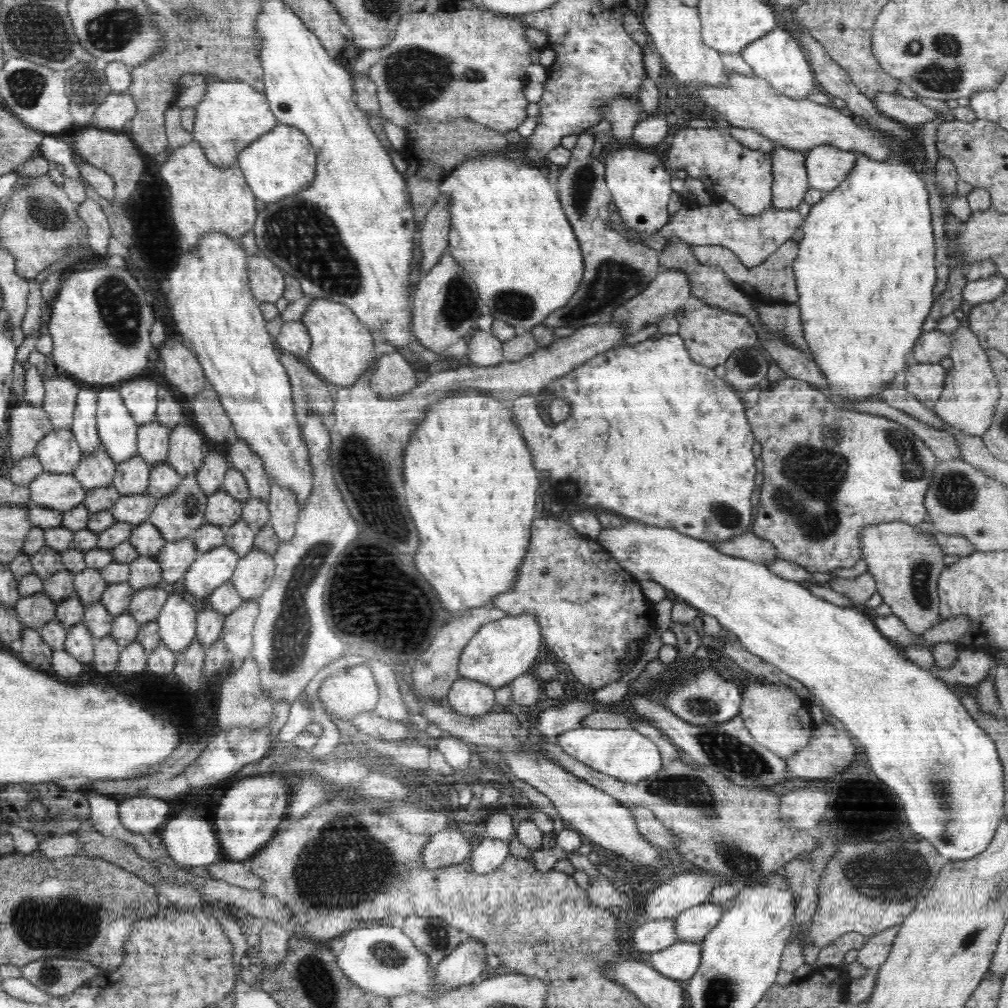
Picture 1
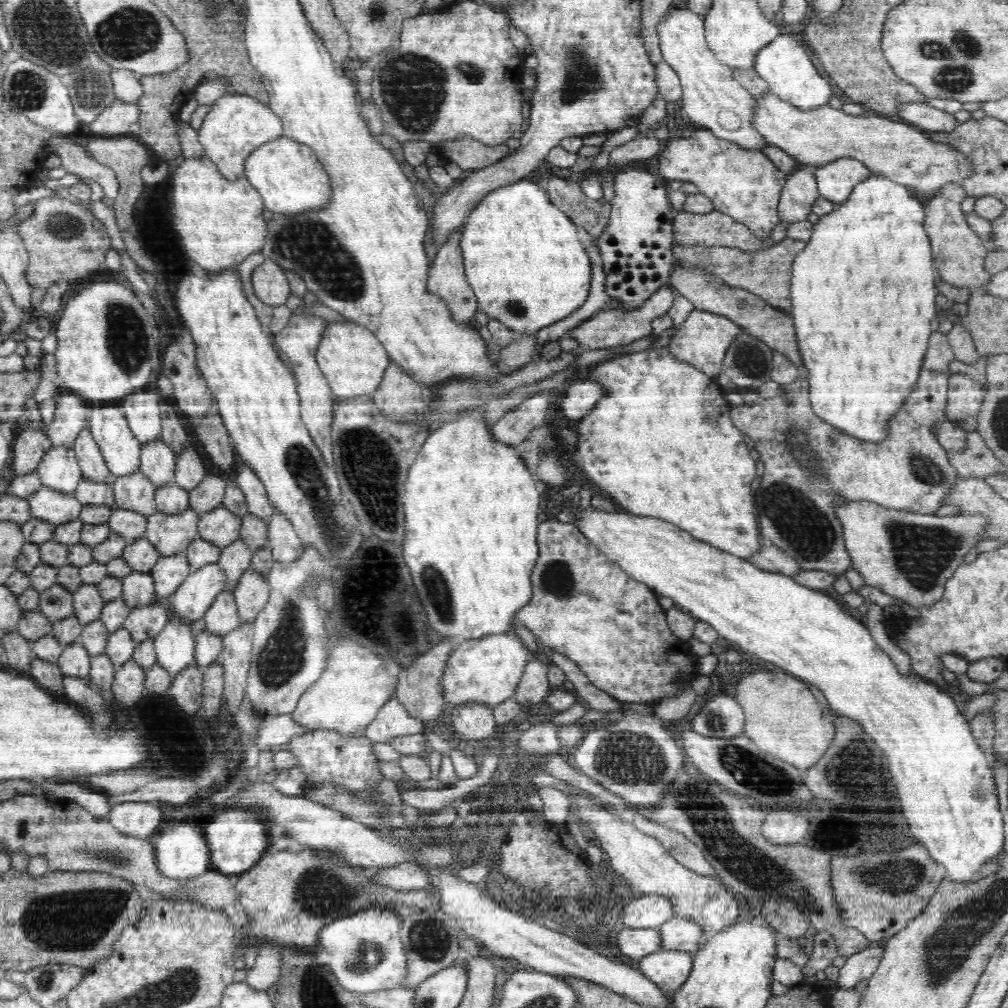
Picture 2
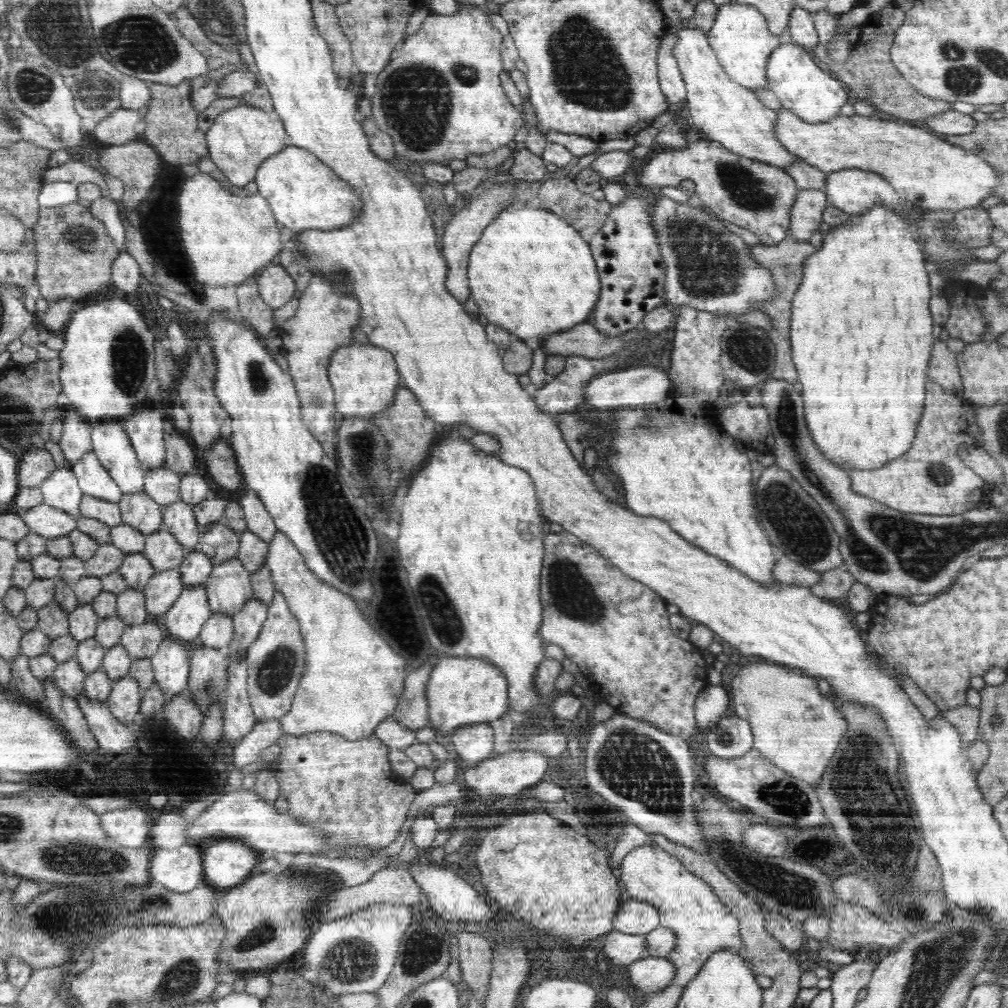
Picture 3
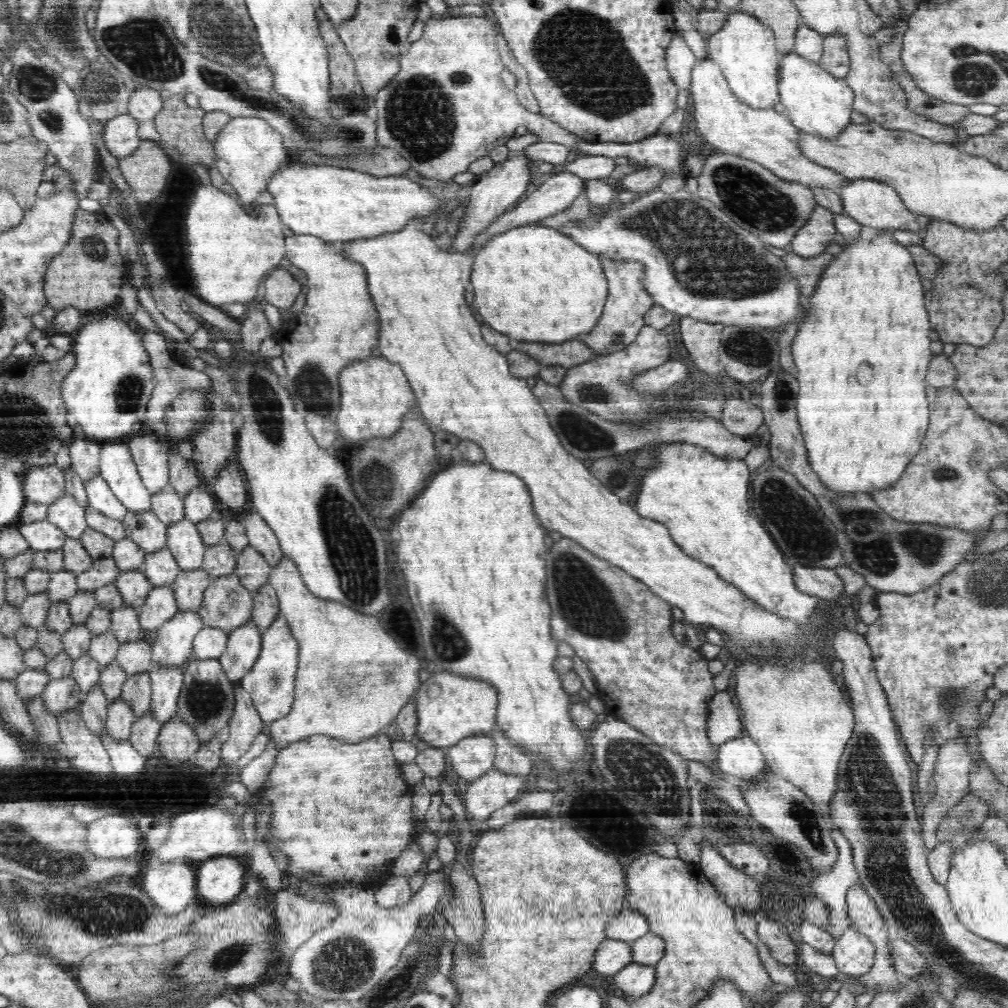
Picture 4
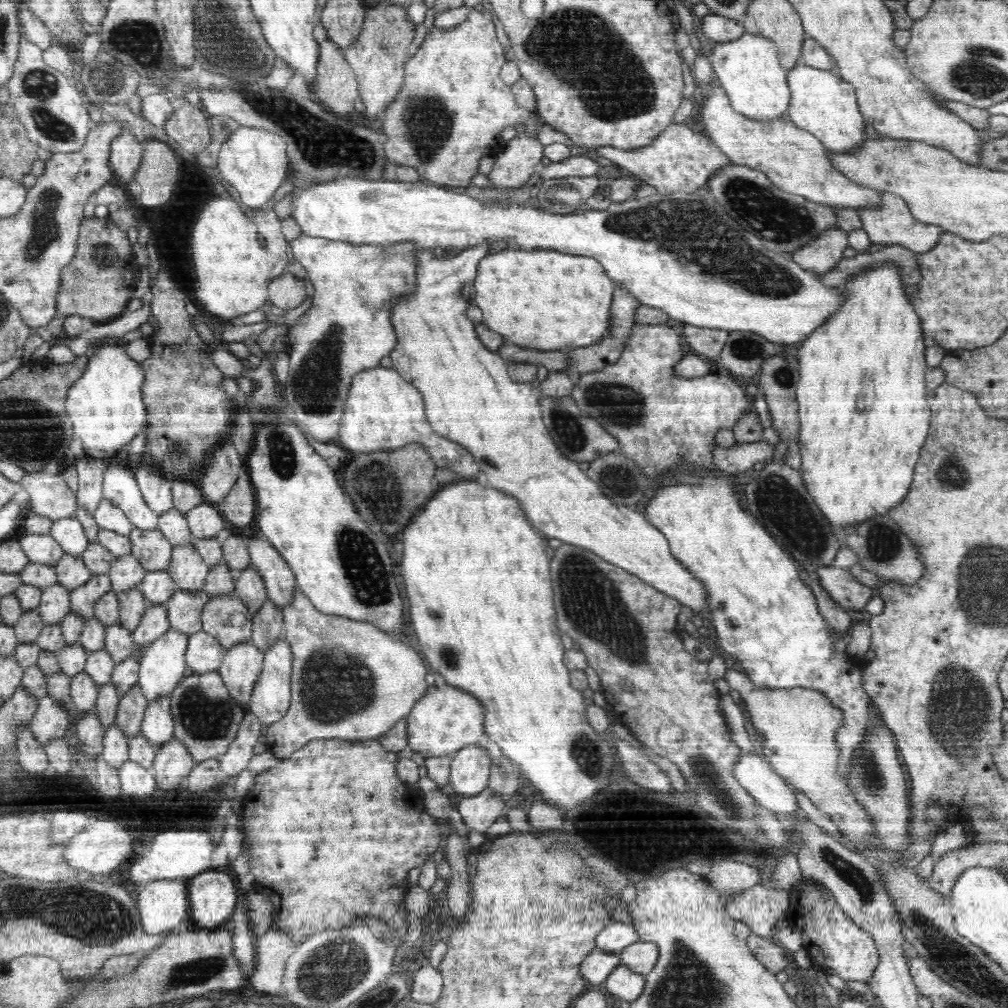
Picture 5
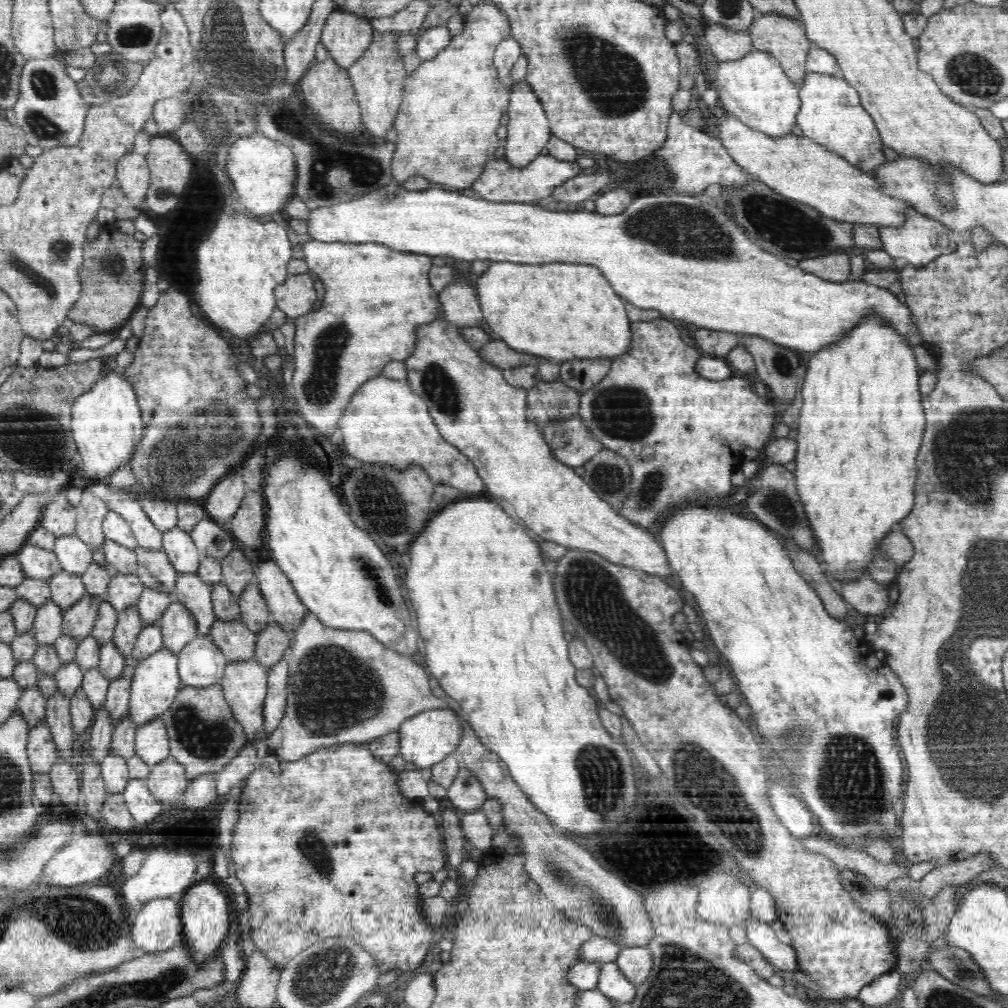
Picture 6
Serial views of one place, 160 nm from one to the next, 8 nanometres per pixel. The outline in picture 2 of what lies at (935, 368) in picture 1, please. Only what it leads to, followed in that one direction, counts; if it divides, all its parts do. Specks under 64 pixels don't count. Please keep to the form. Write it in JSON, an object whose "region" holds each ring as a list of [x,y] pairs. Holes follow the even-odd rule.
{"region":[[[922,368],[918,375],[918,388],[914,389],[914,396],[906,401],[906,408],[901,408],[890,421],[890,436],[882,439],[882,444],[862,444],[862,440],[850,440],[850,435],[842,436],[842,431],[822,424],[810,402],[810,383],[808,380],[795,380],[783,384],[783,393],[766,399],[759,397],[753,405],[734,406],[730,410],[730,420],[734,427],[743,434],[748,434],[755,442],[755,449],[760,452],[760,459],[764,464],[761,483],[755,497],[756,515],[760,534],[770,540],[773,546],[784,550],[804,570],[826,571],[830,574],[844,575],[852,566],[850,554],[847,552],[843,539],[843,526],[834,516],[834,496],[846,496],[845,500],[870,500],[881,504],[884,508],[934,514],[940,504],[944,505],[948,494],[953,490],[954,478],[958,478],[956,469],[948,464],[947,450],[937,438],[937,424],[948,421],[945,415],[948,403],[948,373],[932,371]],[[788,428],[797,428],[805,434],[805,448],[813,454],[819,464],[819,471],[804,467],[794,459],[792,449],[786,445]]]}

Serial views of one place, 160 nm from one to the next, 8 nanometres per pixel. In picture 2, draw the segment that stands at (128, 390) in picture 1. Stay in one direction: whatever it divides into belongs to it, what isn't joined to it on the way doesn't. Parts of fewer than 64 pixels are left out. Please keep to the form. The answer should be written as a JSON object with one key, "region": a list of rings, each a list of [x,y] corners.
{"region":[[[137,392],[122,399],[121,407],[128,419],[130,430],[141,446],[161,438],[160,406],[160,396],[154,392]]]}

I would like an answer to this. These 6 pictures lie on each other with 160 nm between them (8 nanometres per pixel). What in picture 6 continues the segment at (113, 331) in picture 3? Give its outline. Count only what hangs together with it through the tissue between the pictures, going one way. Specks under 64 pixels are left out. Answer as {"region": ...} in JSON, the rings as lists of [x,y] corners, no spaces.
{"region":[[[113,370],[102,376],[94,388],[80,395],[71,408],[71,428],[77,452],[82,457],[81,470],[88,478],[100,480],[120,464],[132,460],[143,434],[141,410],[134,387],[126,382],[122,372]]]}

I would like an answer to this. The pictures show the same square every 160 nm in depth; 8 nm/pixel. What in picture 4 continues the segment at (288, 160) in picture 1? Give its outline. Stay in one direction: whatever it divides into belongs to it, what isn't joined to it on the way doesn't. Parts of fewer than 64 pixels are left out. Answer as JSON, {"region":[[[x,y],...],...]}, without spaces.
{"region":[[[296,160],[286,163],[276,172],[276,176],[266,186],[272,195],[273,205],[277,208],[283,226],[288,226],[298,235],[316,235],[331,243],[345,243],[356,239],[372,239],[380,235],[393,234],[400,231],[414,219],[426,220],[438,204],[438,198],[418,184],[410,182],[402,176],[386,176],[378,178],[368,173],[354,170],[348,165],[334,167],[334,164],[303,164]]]}

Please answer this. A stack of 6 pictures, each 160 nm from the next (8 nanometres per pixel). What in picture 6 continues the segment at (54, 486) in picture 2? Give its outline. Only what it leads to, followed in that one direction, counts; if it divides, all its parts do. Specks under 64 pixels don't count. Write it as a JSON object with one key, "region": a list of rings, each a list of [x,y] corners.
{"region":[[[76,534],[57,538],[53,552],[66,573],[81,575],[93,562],[91,548]]]}

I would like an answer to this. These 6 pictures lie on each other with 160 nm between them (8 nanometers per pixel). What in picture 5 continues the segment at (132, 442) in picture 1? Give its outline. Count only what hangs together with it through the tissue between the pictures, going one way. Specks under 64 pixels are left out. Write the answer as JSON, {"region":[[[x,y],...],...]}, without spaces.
{"region":[[[112,458],[103,476],[103,493],[107,501],[126,513],[134,528],[142,532],[158,529],[158,513],[143,499],[129,463]]]}

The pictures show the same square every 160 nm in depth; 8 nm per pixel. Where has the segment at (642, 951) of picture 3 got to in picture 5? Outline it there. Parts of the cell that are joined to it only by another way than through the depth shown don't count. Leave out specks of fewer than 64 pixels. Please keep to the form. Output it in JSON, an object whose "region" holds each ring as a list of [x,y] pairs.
{"region":[[[595,947],[580,964],[584,980],[590,982],[591,987],[602,985],[608,974],[621,964],[618,953],[602,951]]]}

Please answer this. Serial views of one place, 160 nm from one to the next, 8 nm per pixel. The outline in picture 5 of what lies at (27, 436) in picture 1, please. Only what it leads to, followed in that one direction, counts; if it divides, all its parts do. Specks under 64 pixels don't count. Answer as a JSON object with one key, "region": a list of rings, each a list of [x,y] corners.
{"region":[[[31,472],[18,483],[30,495],[30,512],[46,516],[51,522],[74,518],[77,495],[68,487],[62,474]]]}

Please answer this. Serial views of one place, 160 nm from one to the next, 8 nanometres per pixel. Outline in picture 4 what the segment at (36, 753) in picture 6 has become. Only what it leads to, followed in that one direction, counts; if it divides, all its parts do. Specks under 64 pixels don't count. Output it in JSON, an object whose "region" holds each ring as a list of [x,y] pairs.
{"region":[[[54,678],[46,684],[42,692],[42,702],[46,703],[46,710],[57,718],[58,715],[74,709],[83,699],[80,686],[74,678]]]}

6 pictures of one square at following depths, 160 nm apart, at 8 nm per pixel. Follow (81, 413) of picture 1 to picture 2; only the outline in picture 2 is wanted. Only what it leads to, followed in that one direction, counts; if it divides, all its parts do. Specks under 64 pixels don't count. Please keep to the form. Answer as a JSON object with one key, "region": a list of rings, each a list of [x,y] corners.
{"region":[[[89,422],[82,427],[80,435],[77,436],[72,447],[76,453],[79,467],[82,469],[82,478],[96,483],[113,484],[117,476],[112,474],[107,467],[100,447],[91,435]]]}

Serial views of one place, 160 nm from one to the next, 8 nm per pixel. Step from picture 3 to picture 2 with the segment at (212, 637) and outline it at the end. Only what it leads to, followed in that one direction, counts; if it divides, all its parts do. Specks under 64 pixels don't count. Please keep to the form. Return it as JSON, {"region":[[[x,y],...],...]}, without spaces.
{"region":[[[222,592],[203,616],[205,628],[223,638],[239,625],[238,610],[233,592]]]}

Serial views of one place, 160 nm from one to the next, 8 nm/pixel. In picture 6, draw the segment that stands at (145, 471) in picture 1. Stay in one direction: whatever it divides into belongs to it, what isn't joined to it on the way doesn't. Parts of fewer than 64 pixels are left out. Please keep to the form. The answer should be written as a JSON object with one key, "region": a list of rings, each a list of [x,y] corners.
{"region":[[[137,547],[133,550],[138,560],[137,575],[144,588],[154,588],[156,592],[174,594],[177,574],[169,557],[161,551],[148,552],[144,548]]]}

